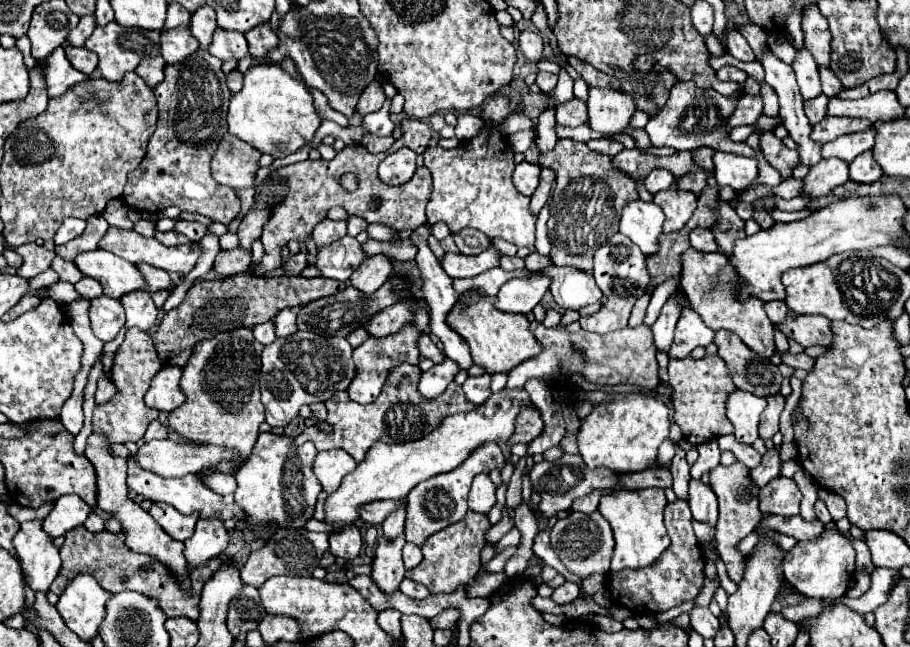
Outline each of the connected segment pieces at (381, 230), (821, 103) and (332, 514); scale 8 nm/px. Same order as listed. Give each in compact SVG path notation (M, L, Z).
M369 224L366 231L370 239L379 241L392 241L395 236L391 228L382 224Z
M820 94L818 98L814 98L810 102L804 102L804 110L810 120L810 126L814 126L814 124L822 122L822 118L826 118L826 102L828 102L828 98L824 94Z
M502 390L498 394L492 394L484 404L480 404L476 410L466 414L454 414L450 418L442 420L442 426L438 430L430 432L426 438L418 442L408 444L384 444L376 442L366 458L356 466L354 472L350 472L344 480L340 490L328 494L324 504L324 522L332 524L332 532L340 532L346 526L354 526L360 520L358 510L364 504L376 502L376 500L398 500L406 498L414 486L420 482L458 468L474 448L478 448L482 442L498 442L502 450L506 452L506 440L514 432L514 420L518 416L518 410L522 404L532 404L528 394L520 390L518 394Z

